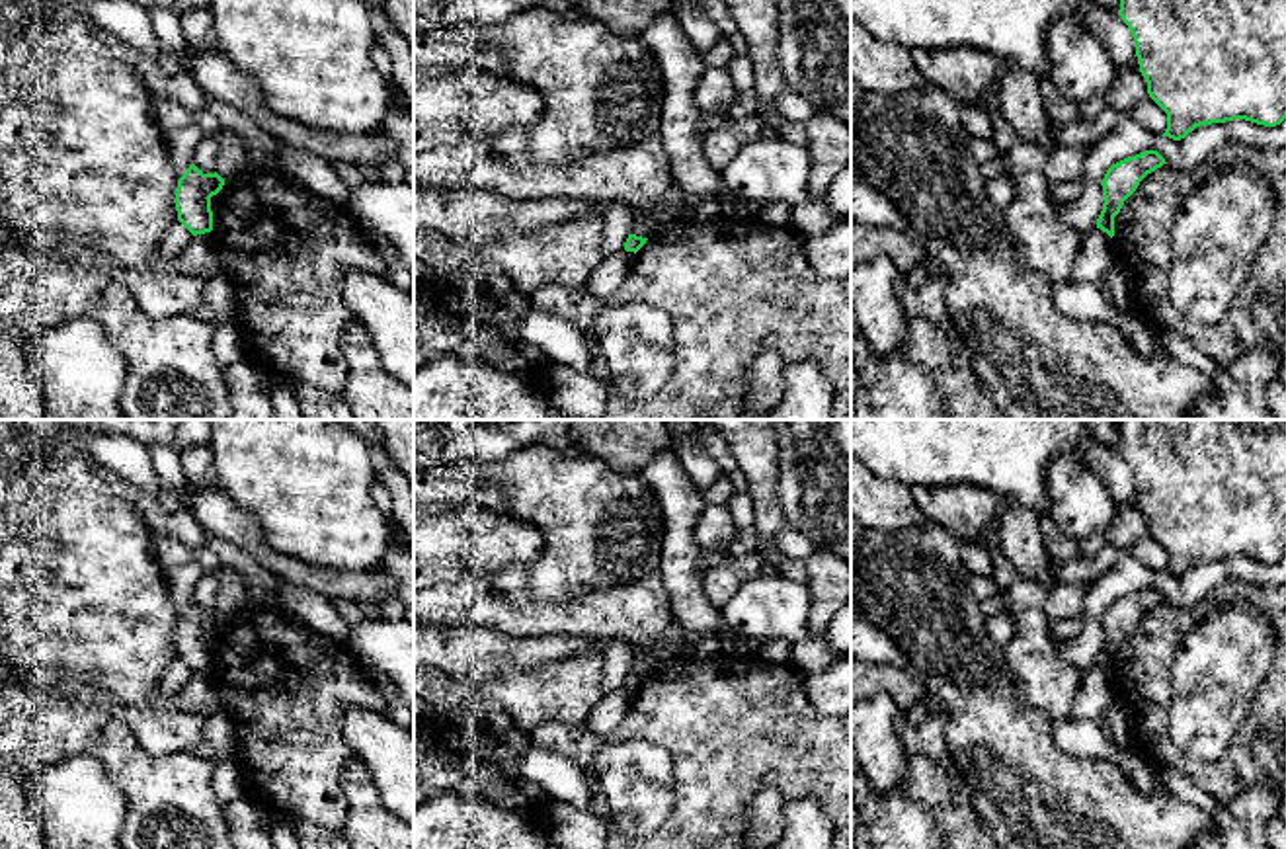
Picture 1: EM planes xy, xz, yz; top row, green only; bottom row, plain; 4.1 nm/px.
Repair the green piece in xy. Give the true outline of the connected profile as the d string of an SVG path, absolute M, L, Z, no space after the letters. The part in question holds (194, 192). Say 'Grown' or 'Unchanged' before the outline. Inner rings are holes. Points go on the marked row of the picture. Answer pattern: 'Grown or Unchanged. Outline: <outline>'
Unchanged. Outline: M195 164L178 180L176 211L178 221L193 234L213 230L211 197L224 185L224 180L215 174L203 174Z

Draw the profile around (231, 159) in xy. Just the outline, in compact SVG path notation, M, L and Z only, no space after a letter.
M219 127L217 139L219 152L215 172L222 180L234 178L248 164L248 152L244 150L244 144L238 141L238 137L224 127Z

